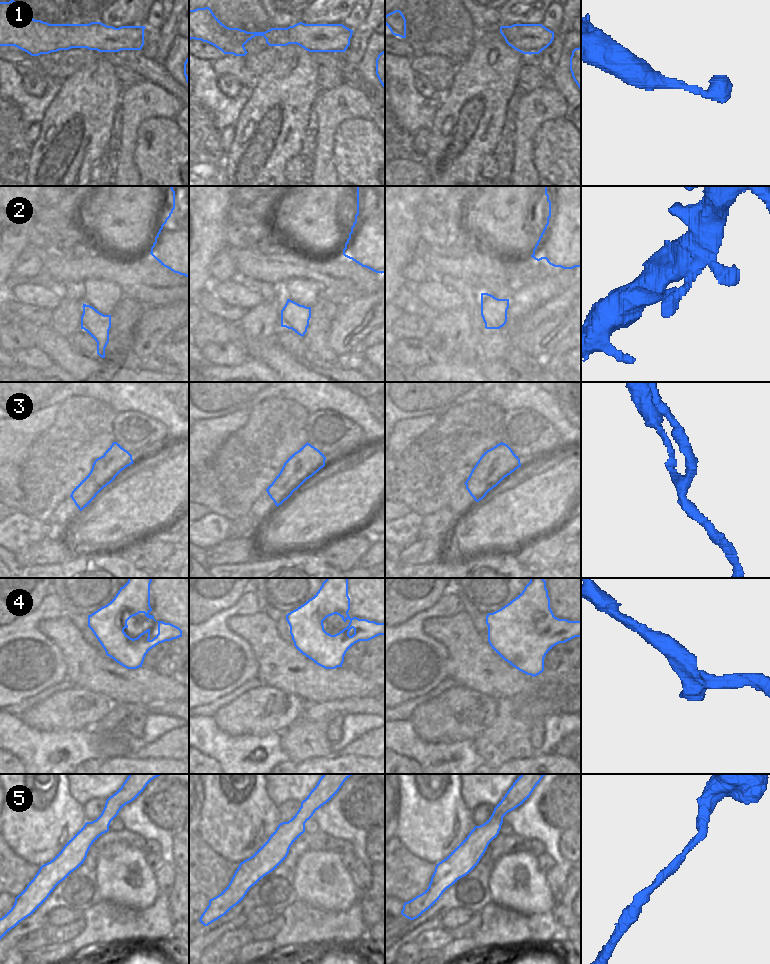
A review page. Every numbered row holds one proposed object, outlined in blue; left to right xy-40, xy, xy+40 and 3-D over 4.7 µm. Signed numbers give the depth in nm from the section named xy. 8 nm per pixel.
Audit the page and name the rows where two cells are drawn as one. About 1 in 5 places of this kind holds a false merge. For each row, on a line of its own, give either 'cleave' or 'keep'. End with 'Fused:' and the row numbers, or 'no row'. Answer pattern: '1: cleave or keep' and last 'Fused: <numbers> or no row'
1: keep
2: keep
3: keep
4: keep
5: keep
Fused: no row

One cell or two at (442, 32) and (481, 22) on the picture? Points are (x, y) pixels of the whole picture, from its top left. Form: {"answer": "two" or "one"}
{"answer": "two"}

